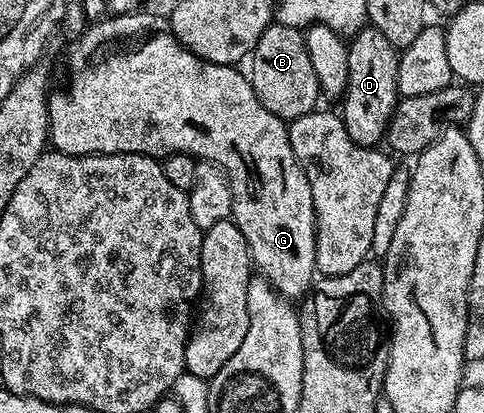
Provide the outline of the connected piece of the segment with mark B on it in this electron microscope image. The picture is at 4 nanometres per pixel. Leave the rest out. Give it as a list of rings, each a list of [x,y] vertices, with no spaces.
[[[274,21],[259,37],[251,58],[248,60],[247,76],[253,85],[255,97],[263,108],[286,121],[303,117],[318,106],[317,99],[322,98],[321,86],[315,77],[315,65],[311,65],[311,56],[307,54],[304,34],[298,28]]]

